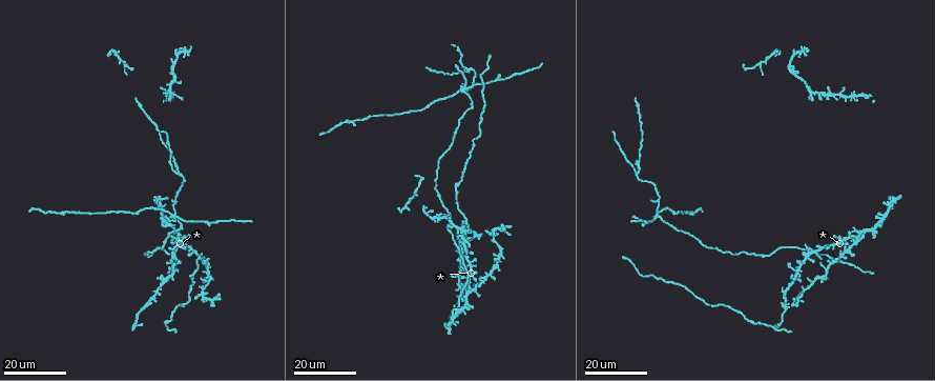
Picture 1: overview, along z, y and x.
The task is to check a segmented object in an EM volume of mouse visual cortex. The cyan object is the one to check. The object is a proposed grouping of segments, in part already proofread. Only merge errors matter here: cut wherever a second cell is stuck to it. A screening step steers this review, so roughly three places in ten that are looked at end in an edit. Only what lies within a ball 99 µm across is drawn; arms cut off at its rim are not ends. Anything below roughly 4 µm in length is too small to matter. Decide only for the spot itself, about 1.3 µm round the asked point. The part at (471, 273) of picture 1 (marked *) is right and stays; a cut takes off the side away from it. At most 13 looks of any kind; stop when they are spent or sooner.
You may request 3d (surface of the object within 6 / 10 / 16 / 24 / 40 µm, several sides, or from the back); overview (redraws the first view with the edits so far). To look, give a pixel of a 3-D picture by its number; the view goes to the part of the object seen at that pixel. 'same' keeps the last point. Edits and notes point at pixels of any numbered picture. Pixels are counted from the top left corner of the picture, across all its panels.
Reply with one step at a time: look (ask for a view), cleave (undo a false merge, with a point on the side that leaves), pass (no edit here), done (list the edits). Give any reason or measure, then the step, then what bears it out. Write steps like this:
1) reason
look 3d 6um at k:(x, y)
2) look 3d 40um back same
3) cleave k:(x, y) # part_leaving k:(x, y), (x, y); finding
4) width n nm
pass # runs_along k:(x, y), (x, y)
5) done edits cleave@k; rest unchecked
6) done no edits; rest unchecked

looks like a crossing
look 3d 24um at 1:(173, 272)

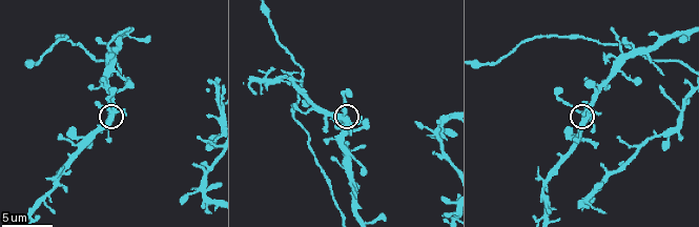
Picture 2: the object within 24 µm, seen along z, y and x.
zoom in
look 3d 10um at 2:(109, 114)

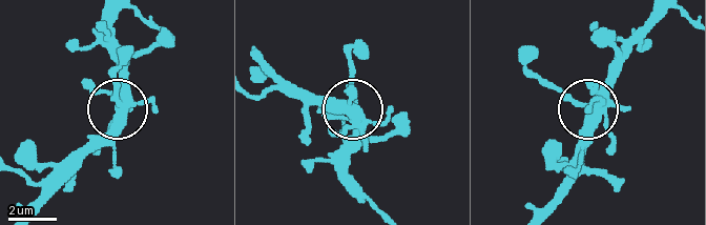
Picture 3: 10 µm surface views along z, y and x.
closer look
look 3d 6um same

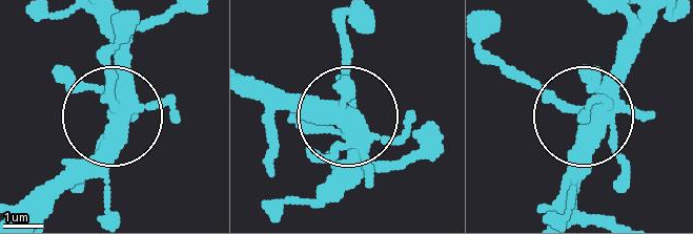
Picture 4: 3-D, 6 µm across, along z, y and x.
pass # runs_along 4:(104, 23), (115, 113), (115, 67); one cell here

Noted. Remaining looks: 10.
look 3d 10um at 2:(632, 48)

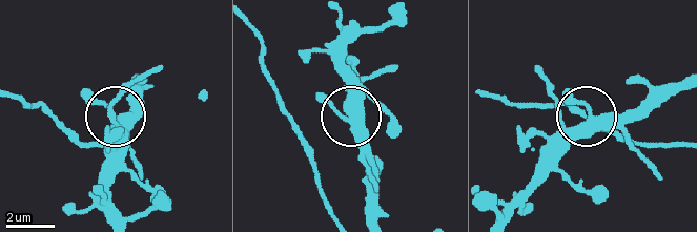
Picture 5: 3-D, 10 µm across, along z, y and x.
look 3d 10um back at 5:(350, 118)

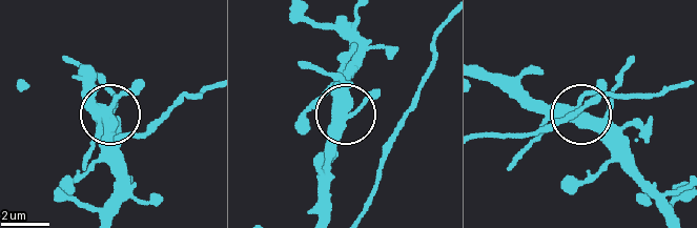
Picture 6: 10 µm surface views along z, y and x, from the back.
side_arm 109 um
pass # all the same cell

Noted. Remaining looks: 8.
a narrow waist
look 3d 10um at 2:(541, 190)

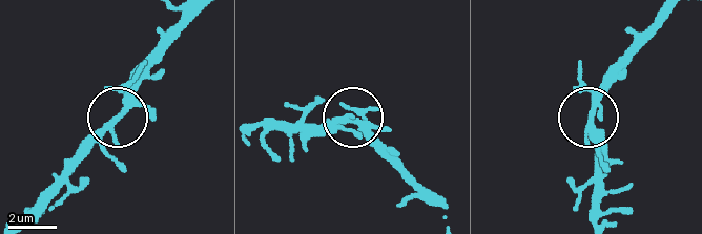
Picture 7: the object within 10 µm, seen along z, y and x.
pass # runs_along 7:(192, 22), (144, 77), (120, 119), (62, 176); all the same cell

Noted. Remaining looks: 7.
look 3d 16um at 1:(173, 215)

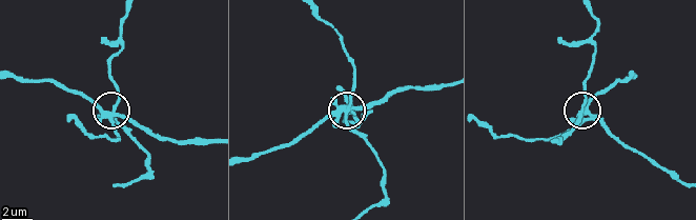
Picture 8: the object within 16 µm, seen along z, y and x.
look 3d 10um at 8:(108, 116)

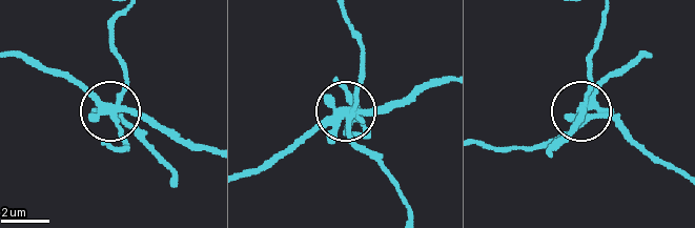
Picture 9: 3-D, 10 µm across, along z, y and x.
look 3d 10um back at 9:(109, 111)

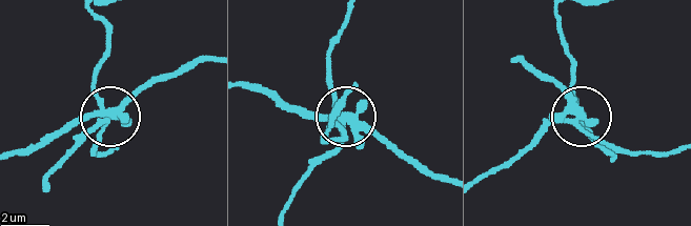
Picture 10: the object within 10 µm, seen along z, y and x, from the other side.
width 300 nm
cleave 10:(73, 122) # part_leaving 10:(109, 111), (210, 57); two cells meet here

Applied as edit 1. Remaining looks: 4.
thin arm on a thick one
look 3d 16um at 1:(466, 67)

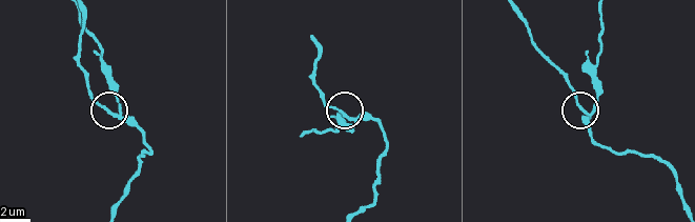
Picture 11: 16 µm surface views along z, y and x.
look 3d 6um at 11:(347, 120)

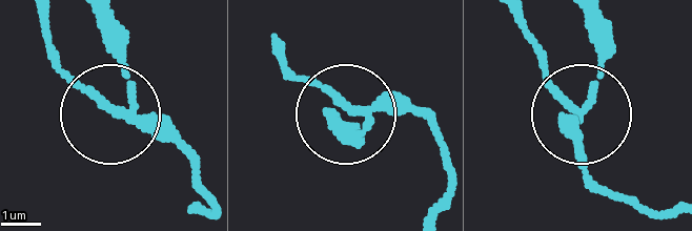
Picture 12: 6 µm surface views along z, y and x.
width 200 nm
pass # runs_along 12:(209, 197), (185, 154), (95, 104), (48, 47); all the same cell

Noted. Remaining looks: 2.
sudden change in width
look 3d 24um at 1:(421, 178)

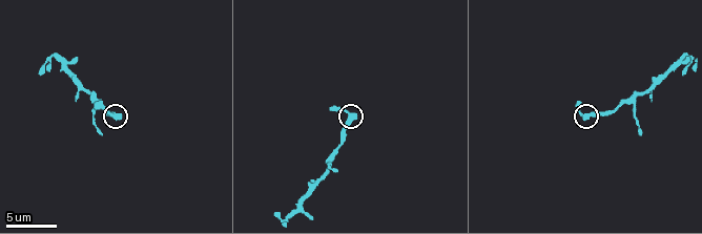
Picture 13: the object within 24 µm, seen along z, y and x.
look 3d 6um at 13:(348, 114)

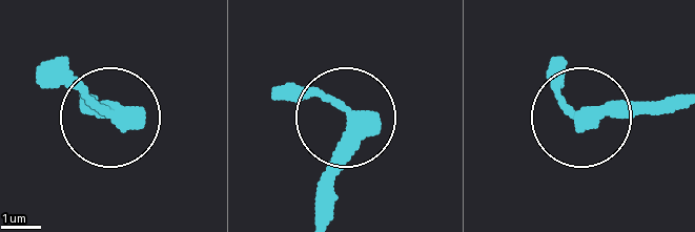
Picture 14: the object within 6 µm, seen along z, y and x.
pass # continuous, no second cell

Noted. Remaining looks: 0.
done edits cleave@10; rest unchecked

